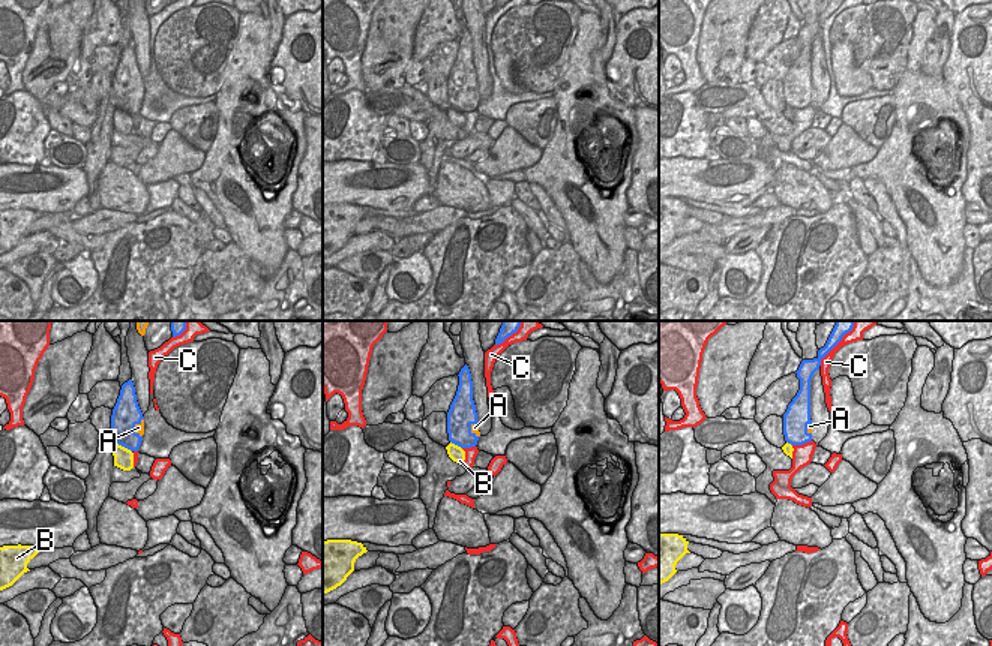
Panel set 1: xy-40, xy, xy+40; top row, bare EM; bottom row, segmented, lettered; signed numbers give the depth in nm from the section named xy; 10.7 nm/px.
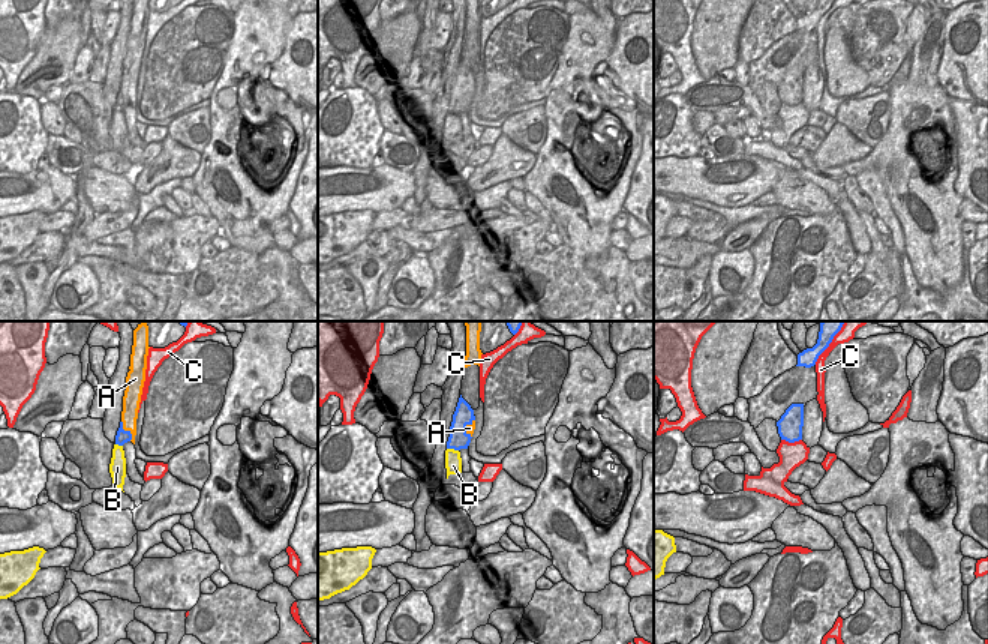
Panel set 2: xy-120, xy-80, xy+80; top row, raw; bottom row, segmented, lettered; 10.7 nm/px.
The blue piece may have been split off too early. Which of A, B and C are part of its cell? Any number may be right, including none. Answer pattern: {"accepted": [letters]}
{"accepted": []}

